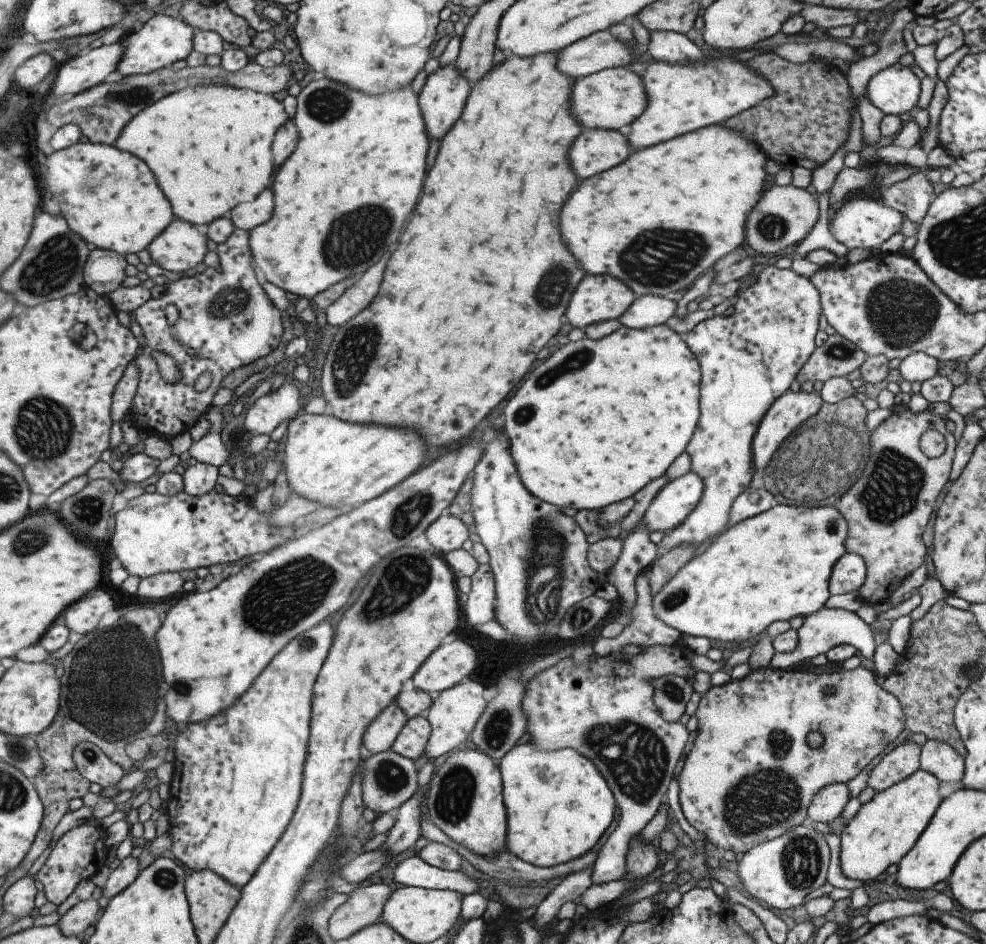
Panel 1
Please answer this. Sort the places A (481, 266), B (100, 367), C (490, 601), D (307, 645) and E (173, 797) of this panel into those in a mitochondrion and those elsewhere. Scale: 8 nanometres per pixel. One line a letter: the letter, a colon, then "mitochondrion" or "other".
A: other
B: other
C: other
D: mitochondrion
E: other

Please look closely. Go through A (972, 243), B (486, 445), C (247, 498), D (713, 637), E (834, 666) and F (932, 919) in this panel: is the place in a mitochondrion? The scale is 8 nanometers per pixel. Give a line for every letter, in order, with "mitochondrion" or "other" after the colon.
A: mitochondrion
B: other
C: other
D: other
E: other
F: other

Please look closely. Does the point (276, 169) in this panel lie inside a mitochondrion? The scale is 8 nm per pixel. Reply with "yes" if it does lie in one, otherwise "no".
no

